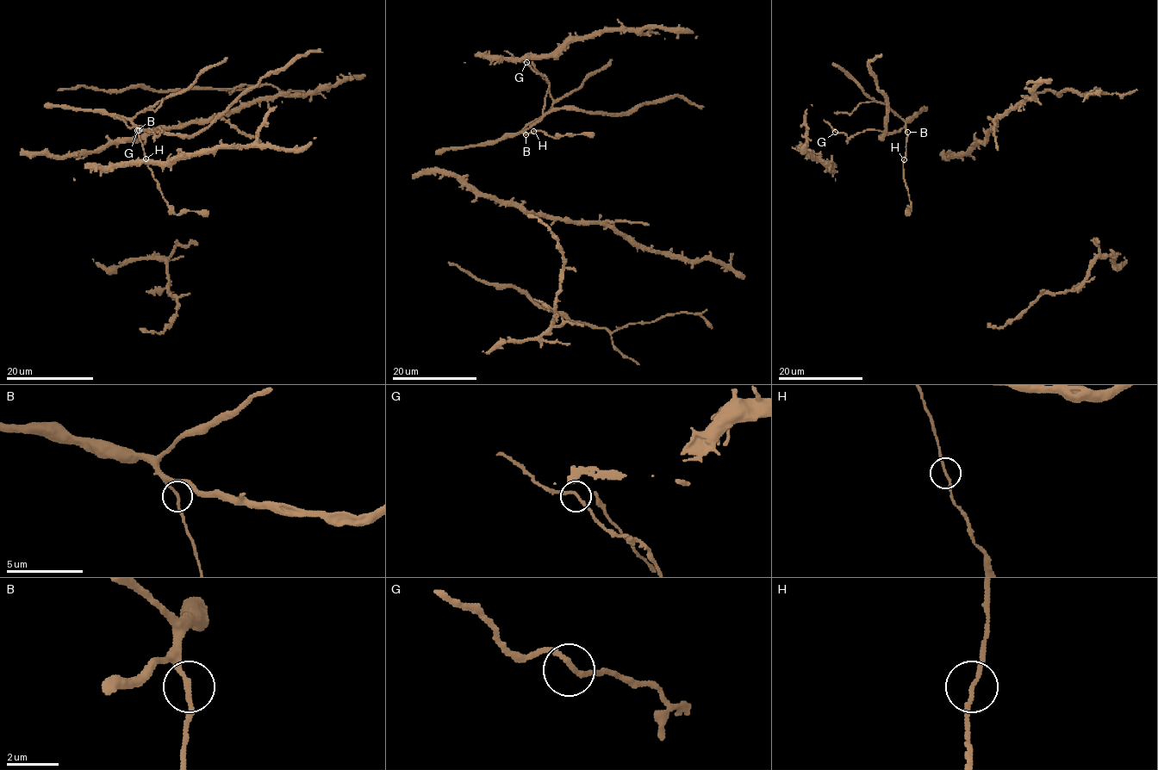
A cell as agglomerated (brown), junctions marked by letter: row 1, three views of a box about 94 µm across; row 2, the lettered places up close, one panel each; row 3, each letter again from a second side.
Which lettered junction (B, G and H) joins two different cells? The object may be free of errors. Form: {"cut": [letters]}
{"cut": []}

